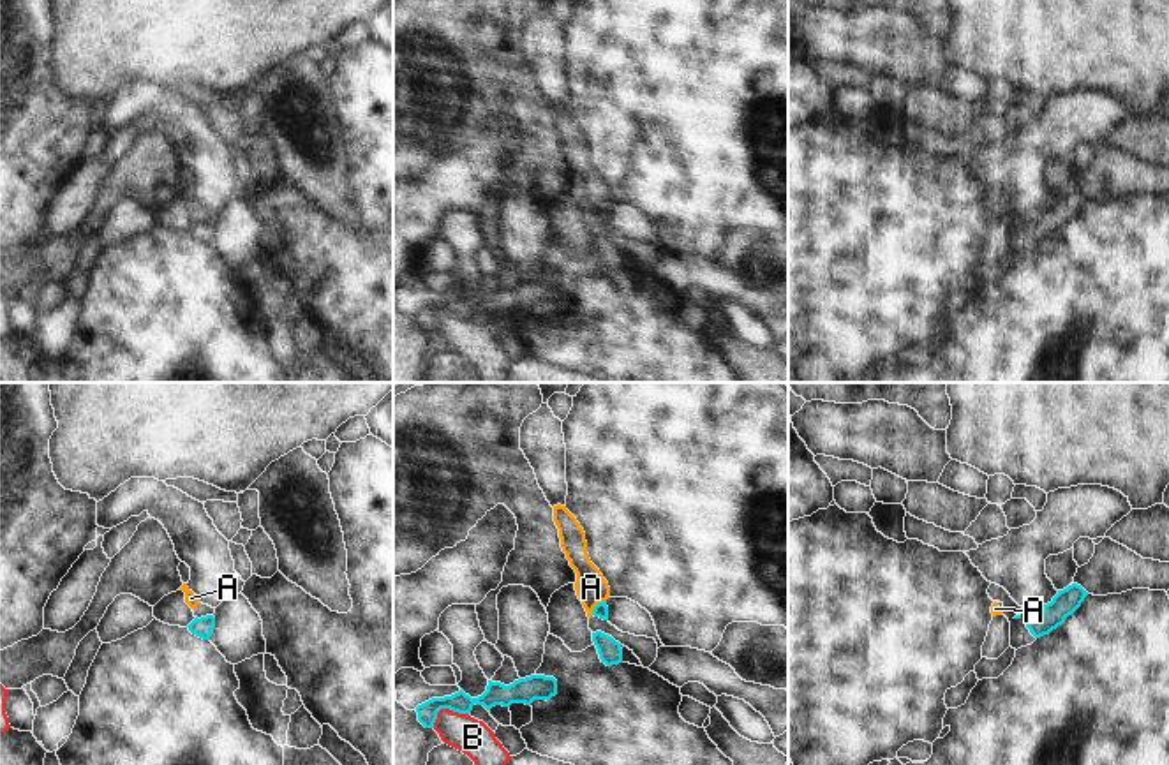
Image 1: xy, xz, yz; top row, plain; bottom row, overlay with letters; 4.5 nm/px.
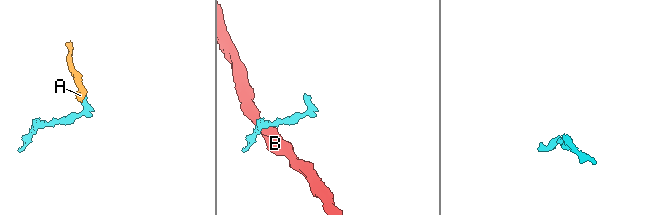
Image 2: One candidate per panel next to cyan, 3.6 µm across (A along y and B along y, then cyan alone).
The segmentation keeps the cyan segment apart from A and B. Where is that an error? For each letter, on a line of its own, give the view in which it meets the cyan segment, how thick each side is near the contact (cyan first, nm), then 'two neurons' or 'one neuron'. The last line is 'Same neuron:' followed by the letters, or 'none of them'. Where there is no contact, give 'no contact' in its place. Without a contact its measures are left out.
A: xz | 70/150 nm | two neurons
B: xz | 100/170 nm | two neurons
Same neuron: none of them

